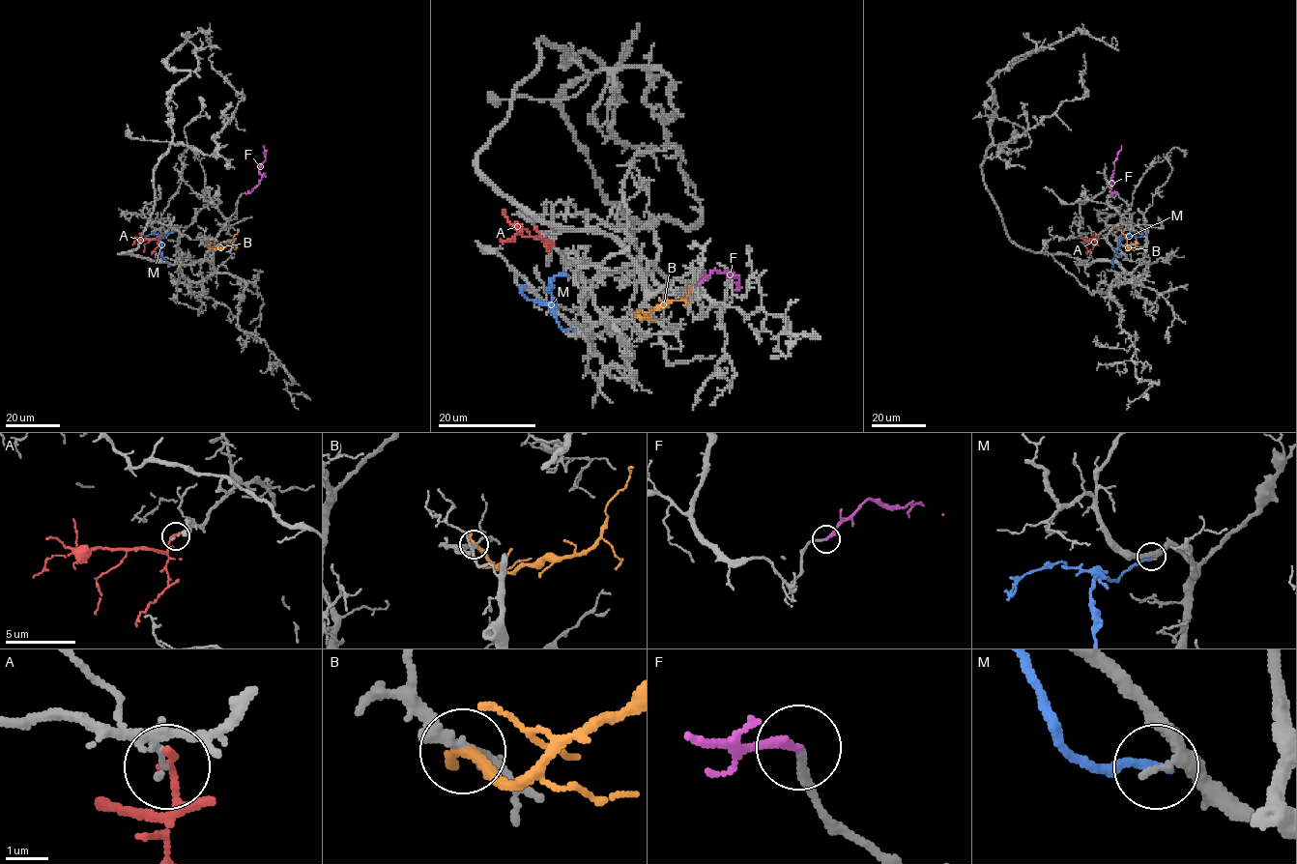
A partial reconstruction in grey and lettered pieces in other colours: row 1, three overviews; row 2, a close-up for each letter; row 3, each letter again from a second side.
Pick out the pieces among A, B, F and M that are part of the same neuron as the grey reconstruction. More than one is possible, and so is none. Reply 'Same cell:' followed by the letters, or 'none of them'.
Same cell: F

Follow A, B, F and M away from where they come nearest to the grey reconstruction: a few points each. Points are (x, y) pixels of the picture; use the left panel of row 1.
A: (159, 237), (157, 239), (133, 239)
B: (207, 244), (215, 249), (226, 246), (239, 229)
F: (244, 193), (249, 193), (262, 177), (259, 170), (265, 159), (263, 145)
M: (171, 232), (159, 239), (161, 257), (168, 267)

